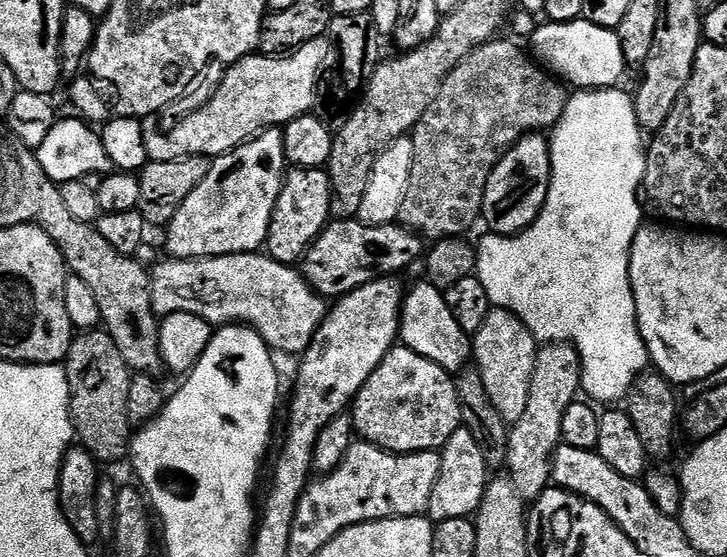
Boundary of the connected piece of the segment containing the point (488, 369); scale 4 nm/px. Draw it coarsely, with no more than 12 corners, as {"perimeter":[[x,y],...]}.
{"perimeter":[[493,307],[475,367],[498,414],[520,420],[538,341]]}

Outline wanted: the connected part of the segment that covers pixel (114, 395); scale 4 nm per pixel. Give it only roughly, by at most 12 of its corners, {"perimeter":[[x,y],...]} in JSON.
{"perimeter":[[107,331],[66,357],[72,431],[101,465],[127,461],[134,375]]}

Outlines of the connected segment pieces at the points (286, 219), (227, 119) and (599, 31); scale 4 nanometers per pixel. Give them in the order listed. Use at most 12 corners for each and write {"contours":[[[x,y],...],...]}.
{"contours":[[[289,167],[267,255],[299,265],[328,227],[324,168]],[[332,43],[244,56],[149,161],[224,156],[309,115]],[[544,22],[530,52],[576,90],[617,87],[619,31]]]}

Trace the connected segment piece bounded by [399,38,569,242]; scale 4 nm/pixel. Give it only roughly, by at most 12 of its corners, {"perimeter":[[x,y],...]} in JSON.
{"perimeter":[[497,38],[442,82],[410,135],[399,223],[478,224],[494,166],[569,97]]}

